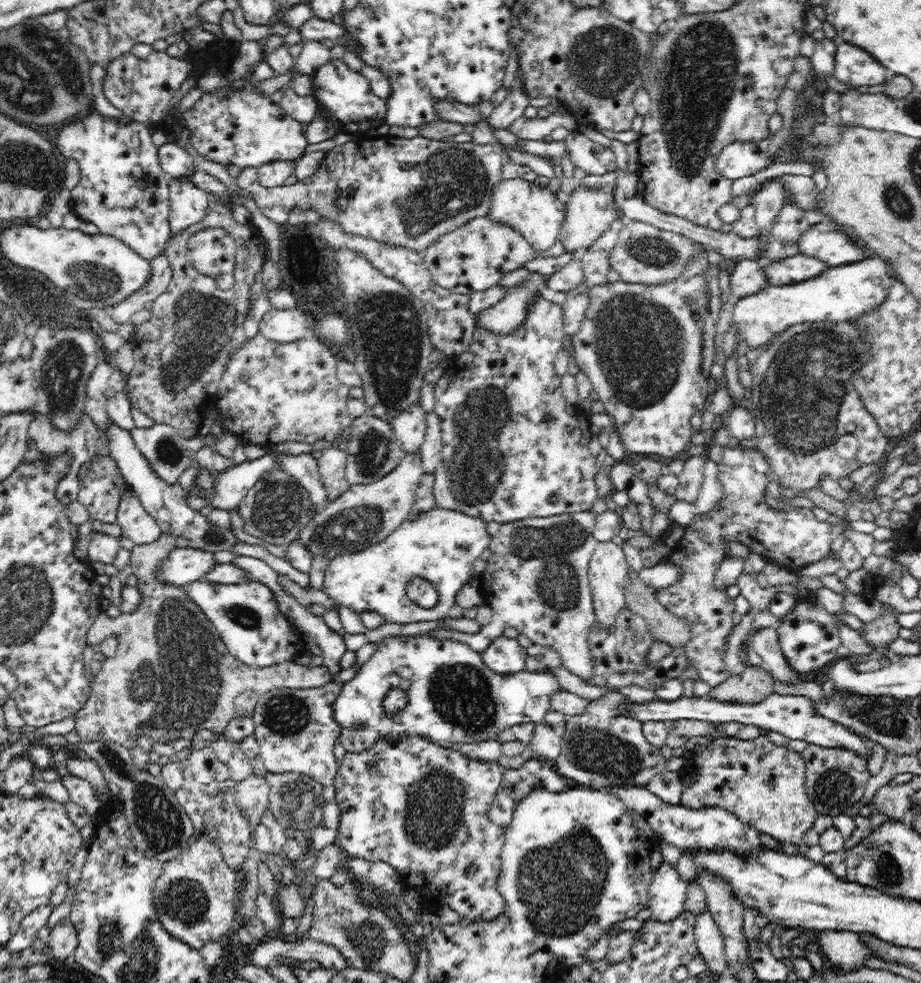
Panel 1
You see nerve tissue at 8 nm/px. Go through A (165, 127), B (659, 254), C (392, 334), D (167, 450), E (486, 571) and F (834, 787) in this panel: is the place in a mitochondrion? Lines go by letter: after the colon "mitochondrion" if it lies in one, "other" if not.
A: other
B: mitochondrion
C: mitochondrion
D: mitochondrion
E: other
F: mitochondrion

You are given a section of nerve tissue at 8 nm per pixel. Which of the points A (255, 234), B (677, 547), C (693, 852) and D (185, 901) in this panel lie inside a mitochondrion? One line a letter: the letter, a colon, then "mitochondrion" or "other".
A: other
B: other
C: other
D: mitochondrion

